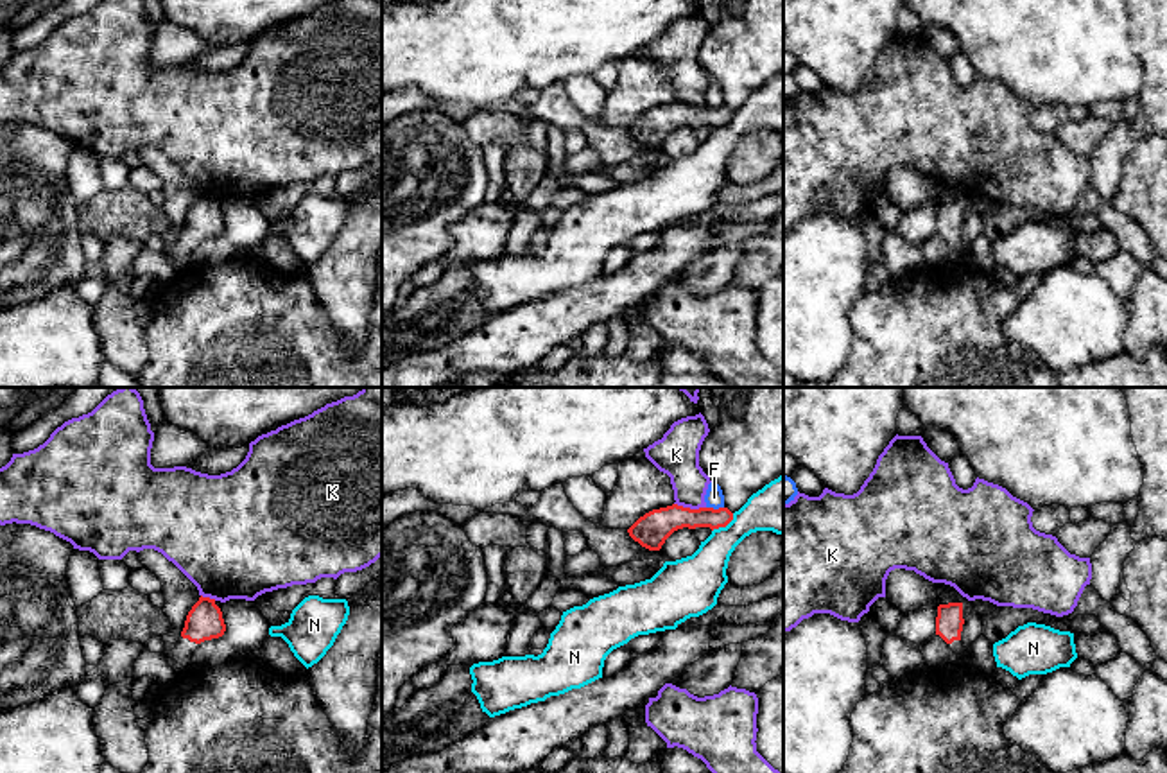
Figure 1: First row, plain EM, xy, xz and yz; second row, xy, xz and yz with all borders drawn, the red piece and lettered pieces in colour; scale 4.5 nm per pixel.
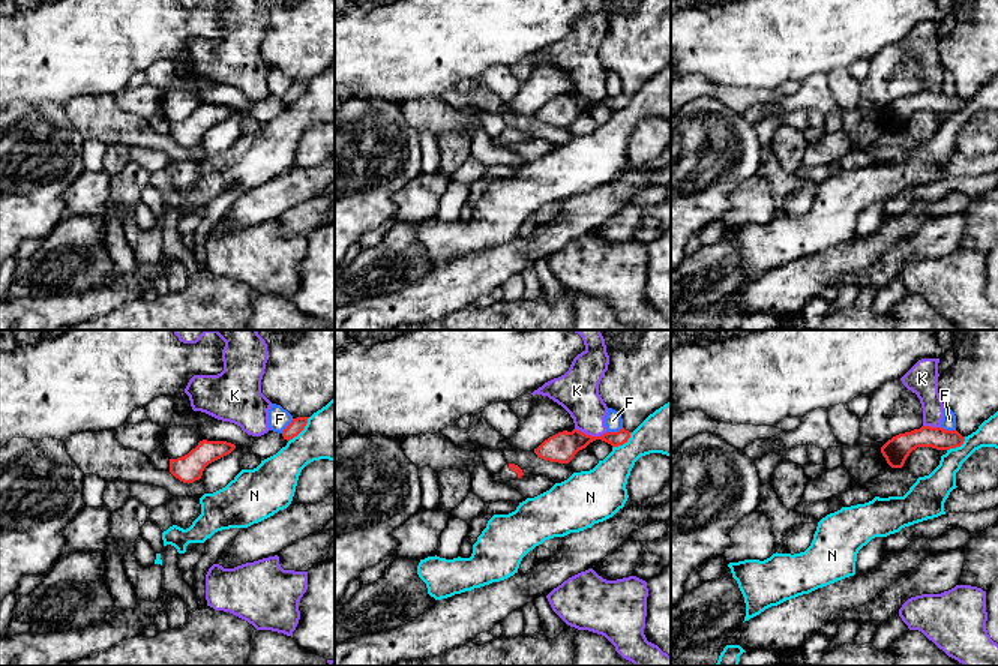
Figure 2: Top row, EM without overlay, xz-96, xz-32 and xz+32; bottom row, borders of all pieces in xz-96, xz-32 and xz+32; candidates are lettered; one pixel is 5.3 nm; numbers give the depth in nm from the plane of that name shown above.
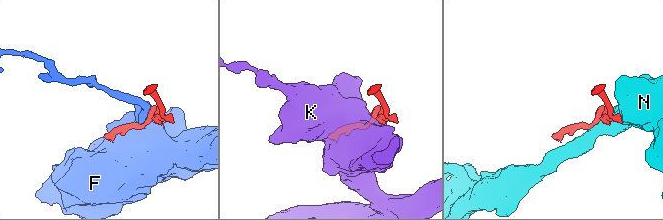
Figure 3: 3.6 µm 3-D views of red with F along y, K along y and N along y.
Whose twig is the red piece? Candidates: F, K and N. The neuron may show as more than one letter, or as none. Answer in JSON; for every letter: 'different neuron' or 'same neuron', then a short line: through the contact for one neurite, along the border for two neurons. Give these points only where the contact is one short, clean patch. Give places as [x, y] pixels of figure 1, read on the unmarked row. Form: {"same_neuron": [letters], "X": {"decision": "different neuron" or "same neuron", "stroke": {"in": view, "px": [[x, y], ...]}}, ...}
{"same_neuron": [], "F": {"decision": "different neuron"}, "K": {"decision": "different neuron"}, "N": {"decision": "different neuron"}}

